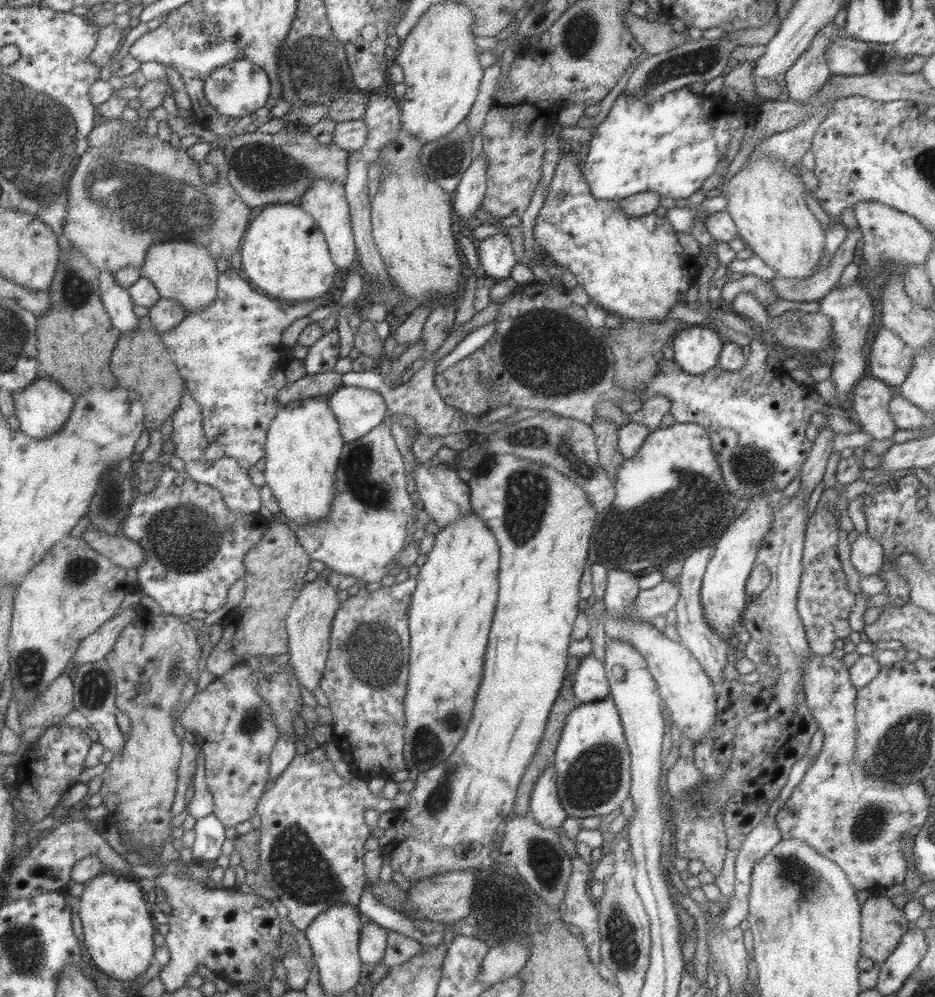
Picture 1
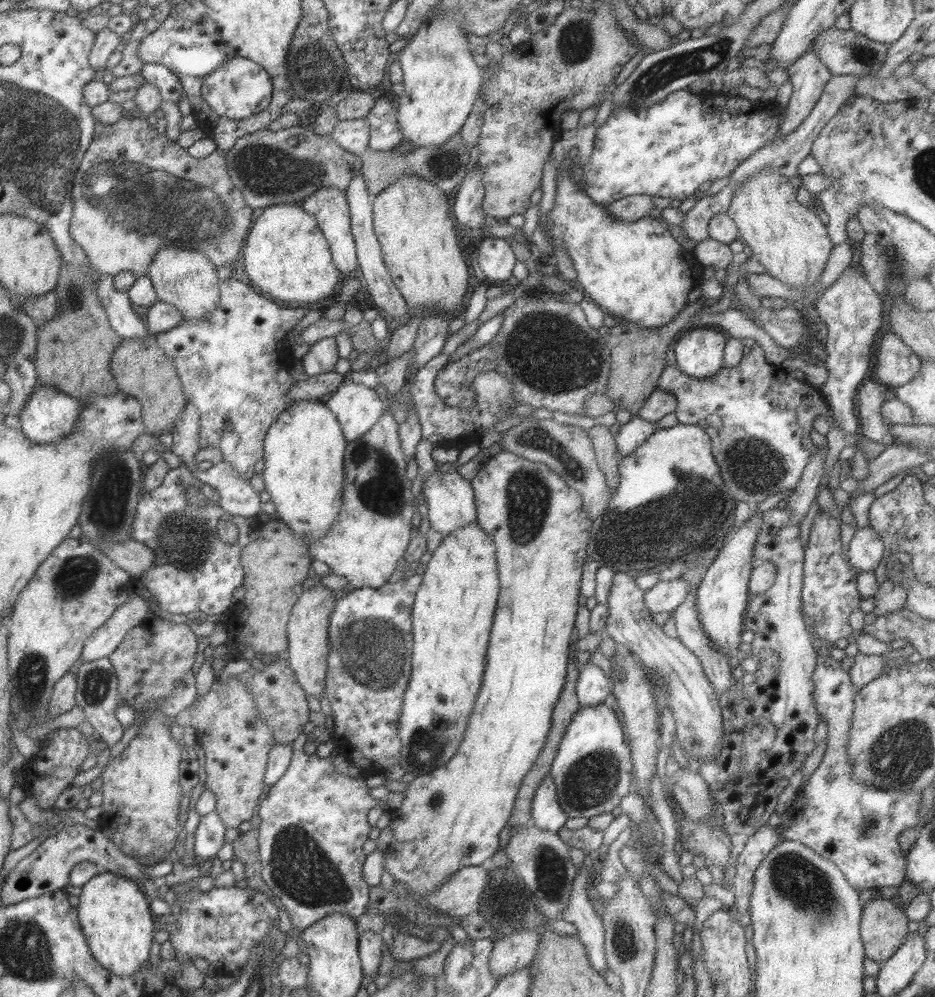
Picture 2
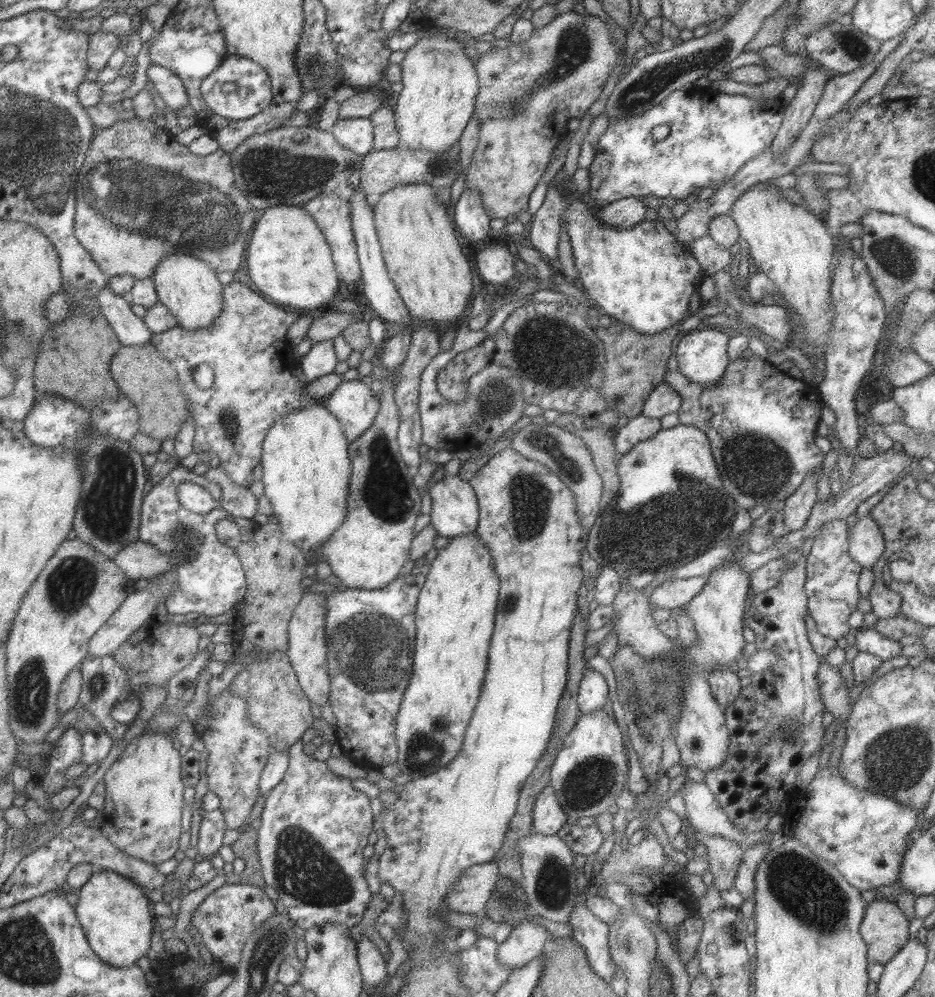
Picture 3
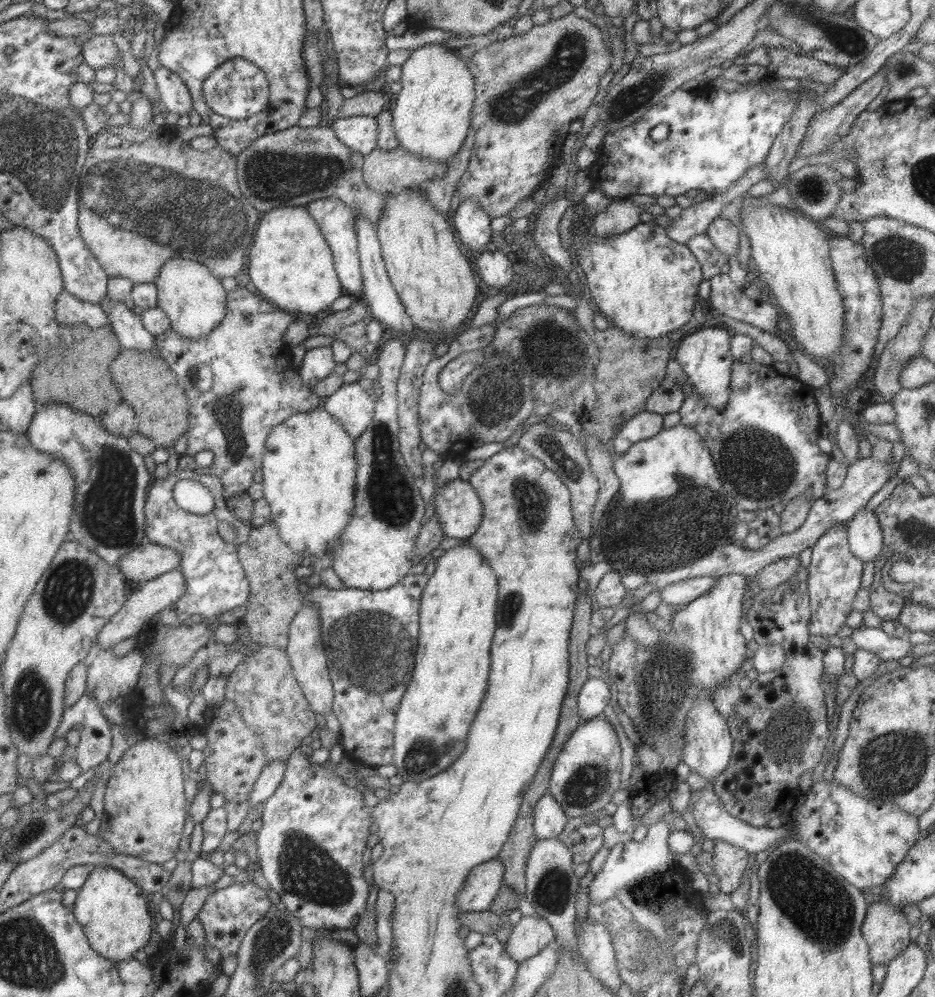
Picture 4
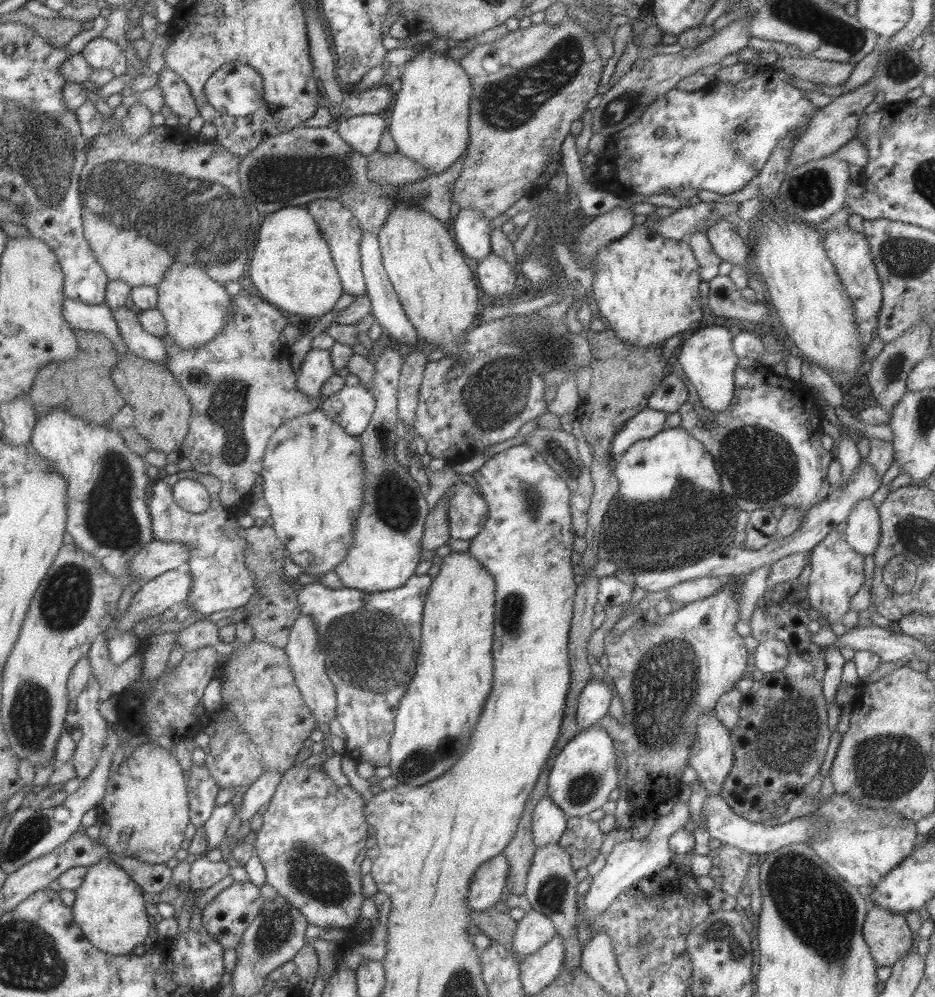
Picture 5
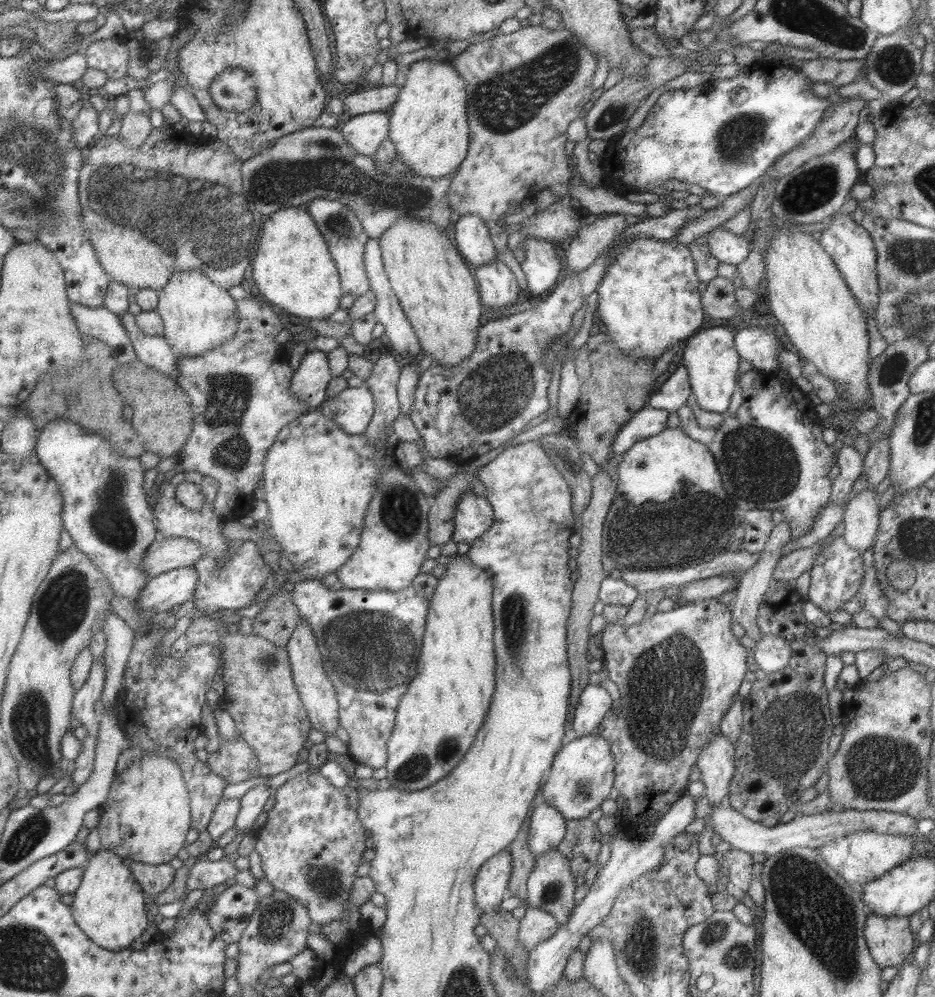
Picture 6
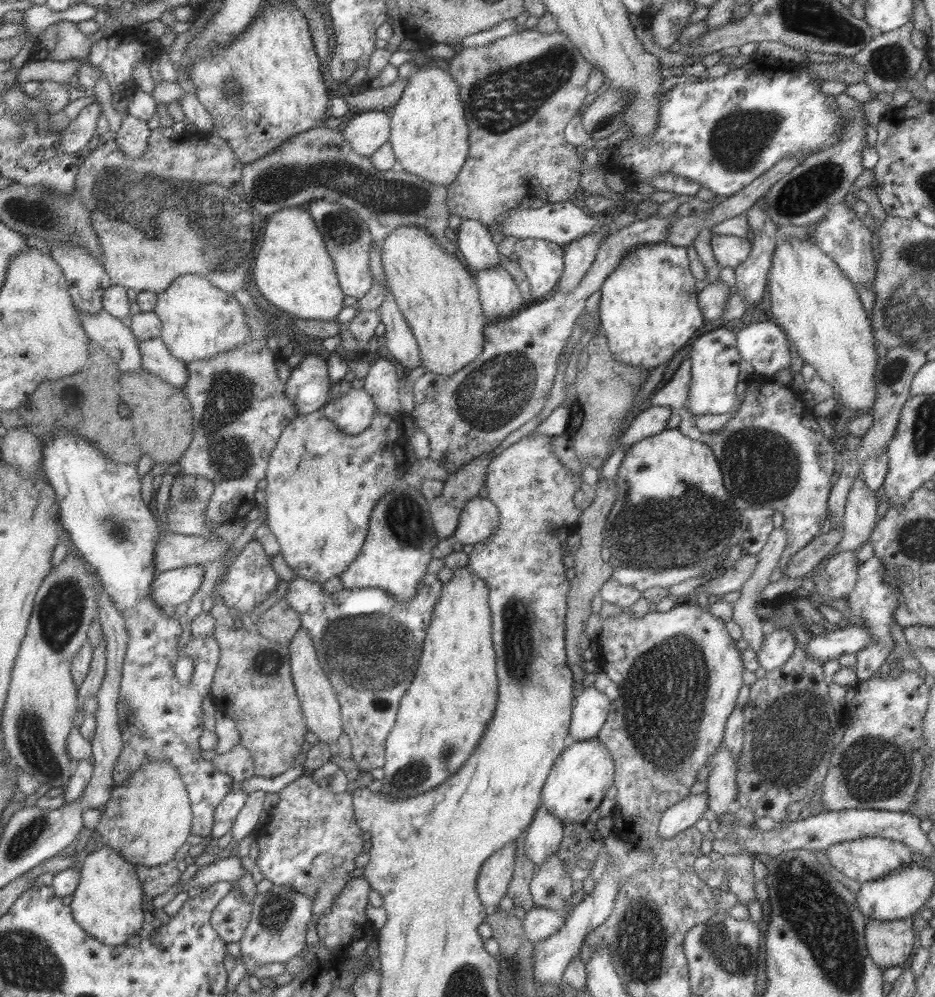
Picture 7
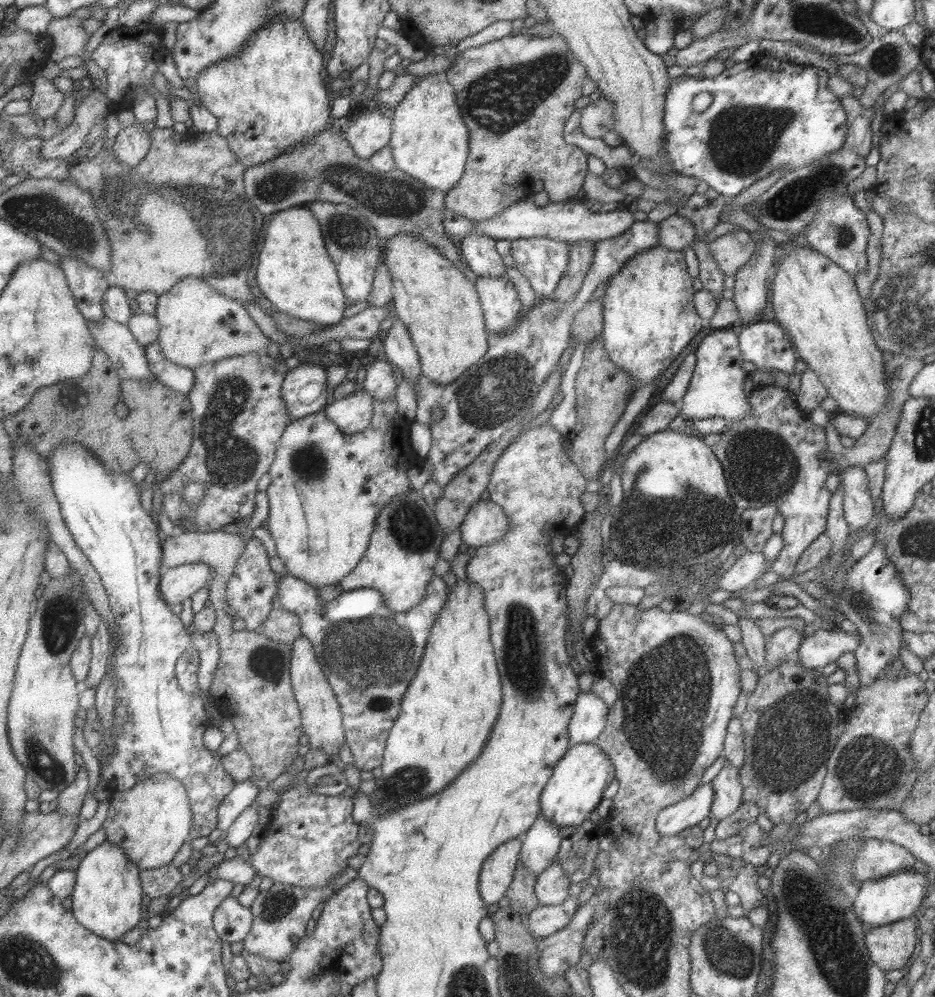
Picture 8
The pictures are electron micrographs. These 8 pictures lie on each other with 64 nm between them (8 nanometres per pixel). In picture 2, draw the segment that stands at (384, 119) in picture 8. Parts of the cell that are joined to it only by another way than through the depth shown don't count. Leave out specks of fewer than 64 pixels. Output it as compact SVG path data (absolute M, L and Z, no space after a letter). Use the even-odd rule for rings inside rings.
M364 119L338 121L330 138L343 148L343 151L353 155L365 157L369 153L369 125Z

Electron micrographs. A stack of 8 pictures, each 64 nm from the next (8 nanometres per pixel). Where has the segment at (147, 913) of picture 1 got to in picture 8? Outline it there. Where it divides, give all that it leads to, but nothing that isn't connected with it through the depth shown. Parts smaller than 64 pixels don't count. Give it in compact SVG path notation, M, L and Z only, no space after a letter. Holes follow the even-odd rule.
M107 840L77 860L75 884L70 894L70 909L75 920L99 938L119 941L121 936L137 926L141 919L143 891L138 868L117 845Z

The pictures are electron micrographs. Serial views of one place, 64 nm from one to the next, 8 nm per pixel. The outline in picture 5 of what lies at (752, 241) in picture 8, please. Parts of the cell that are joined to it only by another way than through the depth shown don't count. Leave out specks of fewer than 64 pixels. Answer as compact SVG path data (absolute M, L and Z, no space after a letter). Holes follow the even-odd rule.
M719 220L707 229L707 241L713 252L722 260L745 266L750 258L750 245L745 245L735 228L727 220Z

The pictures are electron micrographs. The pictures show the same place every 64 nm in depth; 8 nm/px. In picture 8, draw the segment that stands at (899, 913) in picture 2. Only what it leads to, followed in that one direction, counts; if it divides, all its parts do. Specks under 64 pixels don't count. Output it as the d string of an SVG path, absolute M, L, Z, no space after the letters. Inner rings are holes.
M916 915L891 924L869 927L864 945L869 958L883 971L902 969L915 948Z

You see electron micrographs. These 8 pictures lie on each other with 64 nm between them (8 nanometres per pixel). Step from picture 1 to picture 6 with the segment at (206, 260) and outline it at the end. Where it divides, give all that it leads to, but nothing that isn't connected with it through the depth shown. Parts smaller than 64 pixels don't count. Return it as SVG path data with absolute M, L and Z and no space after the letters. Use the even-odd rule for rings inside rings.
M199 269L175 271L157 295L155 311L164 324L163 338L179 358L199 356L232 337L237 315L233 298L220 285L213 284Z

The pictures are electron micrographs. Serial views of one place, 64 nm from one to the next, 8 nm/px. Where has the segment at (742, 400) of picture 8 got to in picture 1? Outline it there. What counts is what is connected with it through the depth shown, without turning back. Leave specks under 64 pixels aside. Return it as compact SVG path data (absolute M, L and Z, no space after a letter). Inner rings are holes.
M688 325L673 334L673 361L687 374L703 374L717 366L723 338L706 325Z

